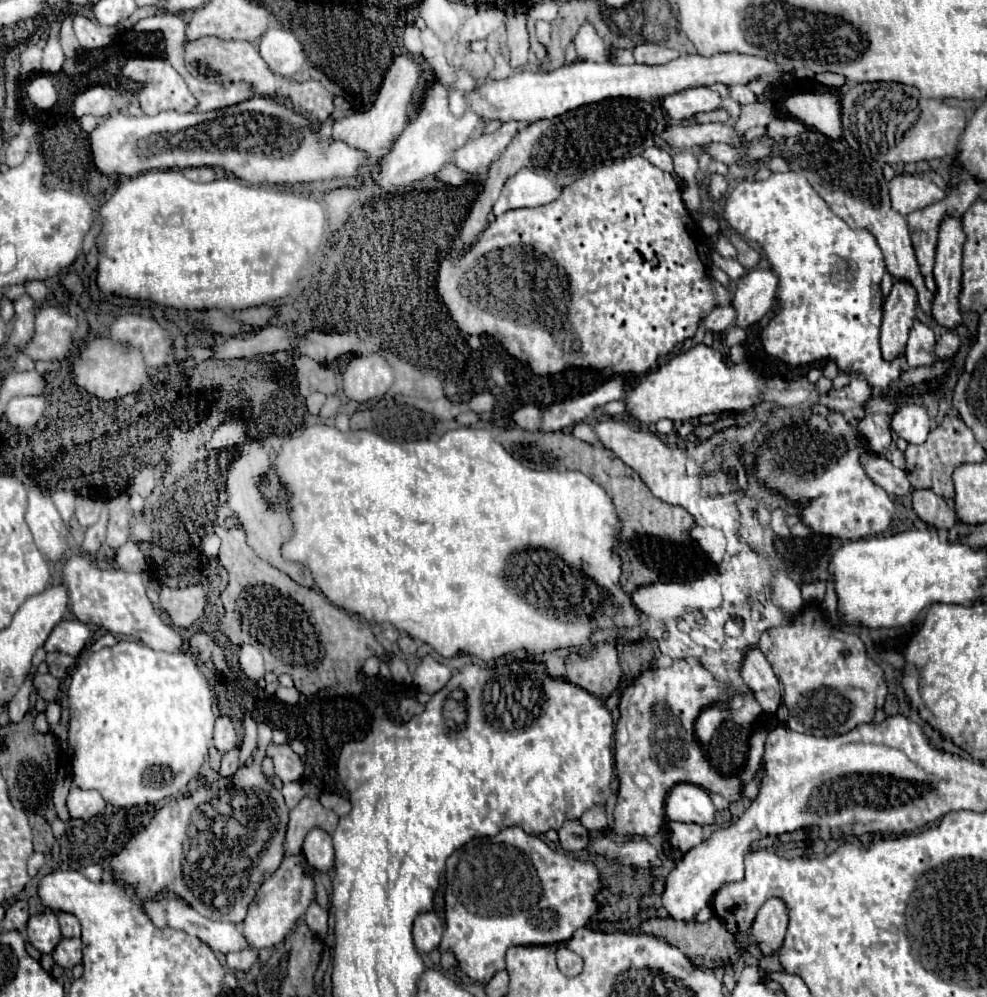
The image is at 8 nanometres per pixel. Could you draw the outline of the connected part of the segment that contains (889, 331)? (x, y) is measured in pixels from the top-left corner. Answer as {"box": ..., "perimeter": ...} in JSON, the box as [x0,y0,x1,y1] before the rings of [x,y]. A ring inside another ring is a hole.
{"box":[881,282,917,362],"perimeter":[[[895,282],[891,294],[885,298],[881,324],[881,352],[883,360],[891,362],[905,354],[909,330],[915,318],[917,292],[907,282]]]}

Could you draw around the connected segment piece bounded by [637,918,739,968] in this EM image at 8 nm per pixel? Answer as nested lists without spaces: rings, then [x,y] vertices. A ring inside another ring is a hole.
[[[651,918],[651,920],[645,920],[637,932],[651,934],[657,938],[663,936],[671,946],[675,946],[675,940],[677,940],[677,948],[699,968],[719,968],[719,966],[733,964],[737,960],[737,952],[739,952],[733,942],[733,936],[721,926],[721,922],[717,918],[711,918],[705,924],[675,922],[671,918]],[[659,928],[661,928],[661,932],[659,932]]]

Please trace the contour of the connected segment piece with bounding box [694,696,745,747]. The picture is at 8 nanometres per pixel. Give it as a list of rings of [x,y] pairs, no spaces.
[[[735,696],[731,700],[729,707],[708,707],[704,709],[698,716],[694,726],[695,739],[701,746],[709,744],[713,734],[718,730],[722,722],[727,718],[733,718],[743,706],[745,698],[743,696]]]

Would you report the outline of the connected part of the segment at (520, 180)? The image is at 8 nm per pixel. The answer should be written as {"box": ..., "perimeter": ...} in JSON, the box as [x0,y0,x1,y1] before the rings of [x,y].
{"box":[493,168,561,216],"perimeter":[[[521,168],[515,176],[505,182],[501,196],[493,206],[493,212],[495,216],[501,216],[503,212],[513,208],[549,204],[559,196],[559,190],[561,188],[557,188],[549,178],[539,176],[529,168]]]}

